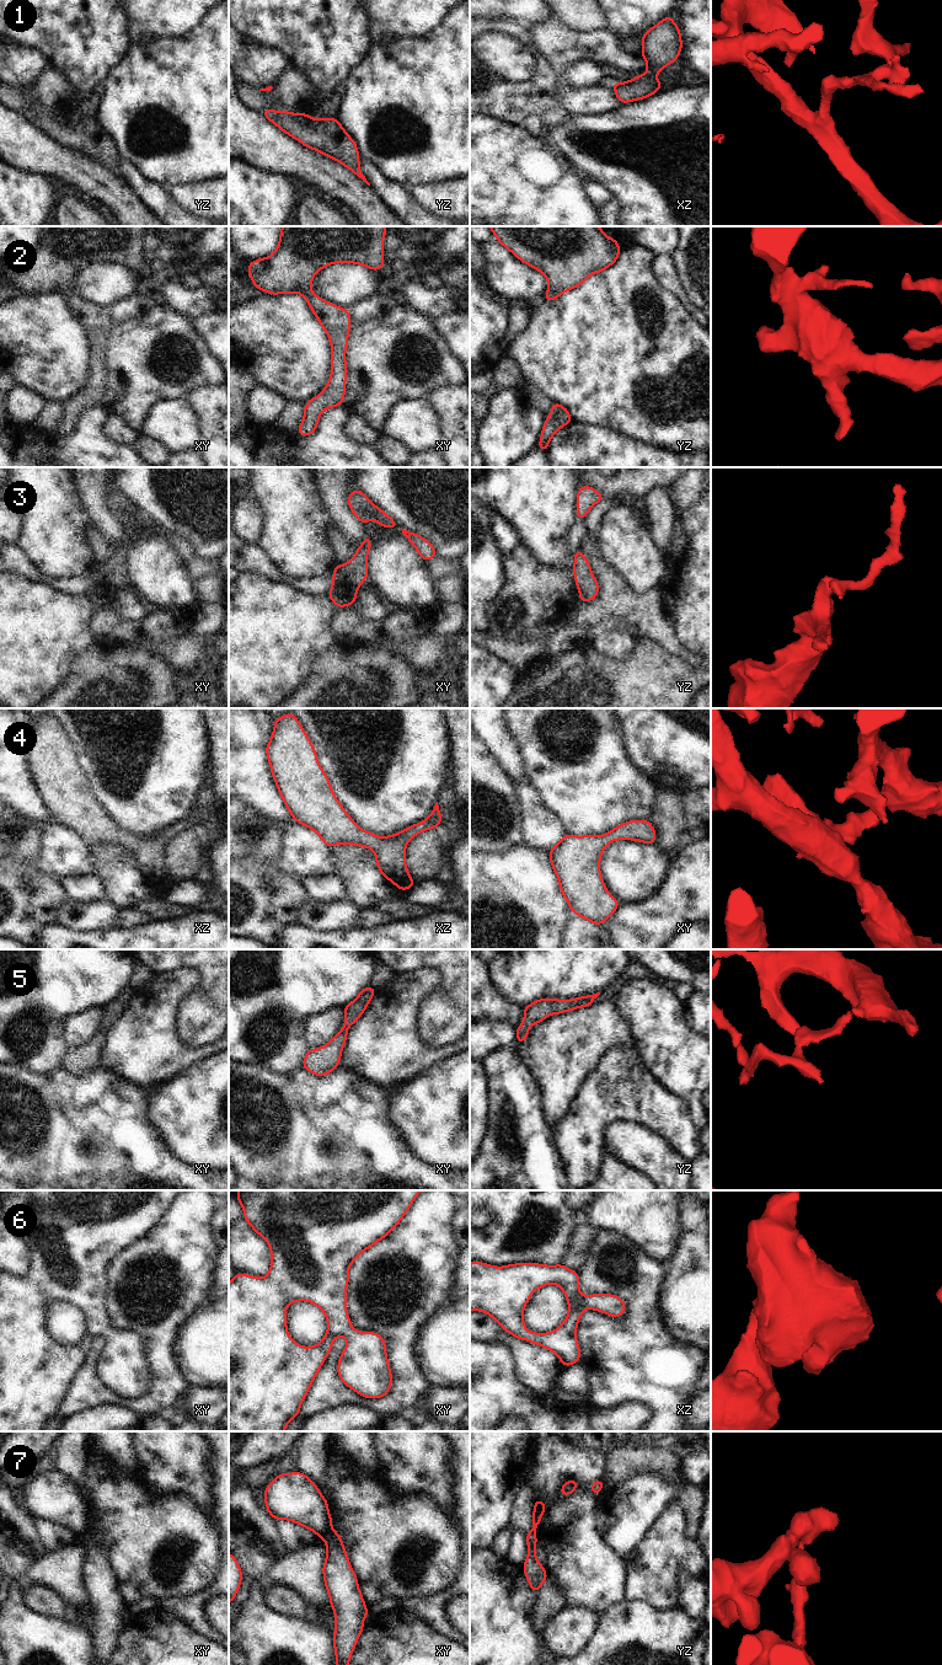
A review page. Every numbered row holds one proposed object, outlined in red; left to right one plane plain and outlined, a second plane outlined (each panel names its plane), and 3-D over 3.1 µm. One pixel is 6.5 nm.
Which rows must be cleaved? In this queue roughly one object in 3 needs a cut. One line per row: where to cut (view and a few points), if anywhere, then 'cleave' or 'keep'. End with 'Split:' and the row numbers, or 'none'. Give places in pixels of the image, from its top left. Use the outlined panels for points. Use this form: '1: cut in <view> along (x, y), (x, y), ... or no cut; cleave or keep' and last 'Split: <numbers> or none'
1: no cut; keep
2: no cut; keep
3: no cut; keep
4: no cut; keep
5: no cut; keep
6: no cut; keep
7: cut in xy along (328, 1515), (327, 1530), (321, 1537); cleave
Split: 7

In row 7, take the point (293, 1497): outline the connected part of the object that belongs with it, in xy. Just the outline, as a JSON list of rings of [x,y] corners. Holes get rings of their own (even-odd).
[[[279,1473],[264,1488],[266,1510],[274,1520],[289,1520],[322,1537],[327,1531],[328,1503],[304,1473]]]

